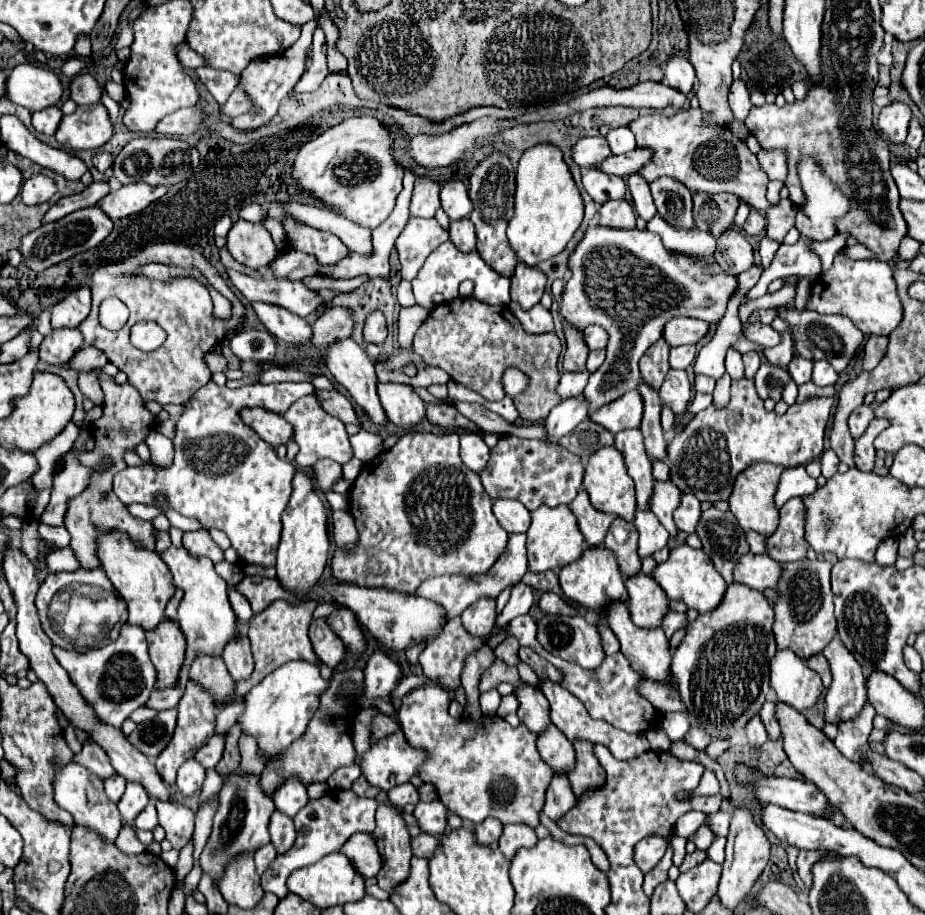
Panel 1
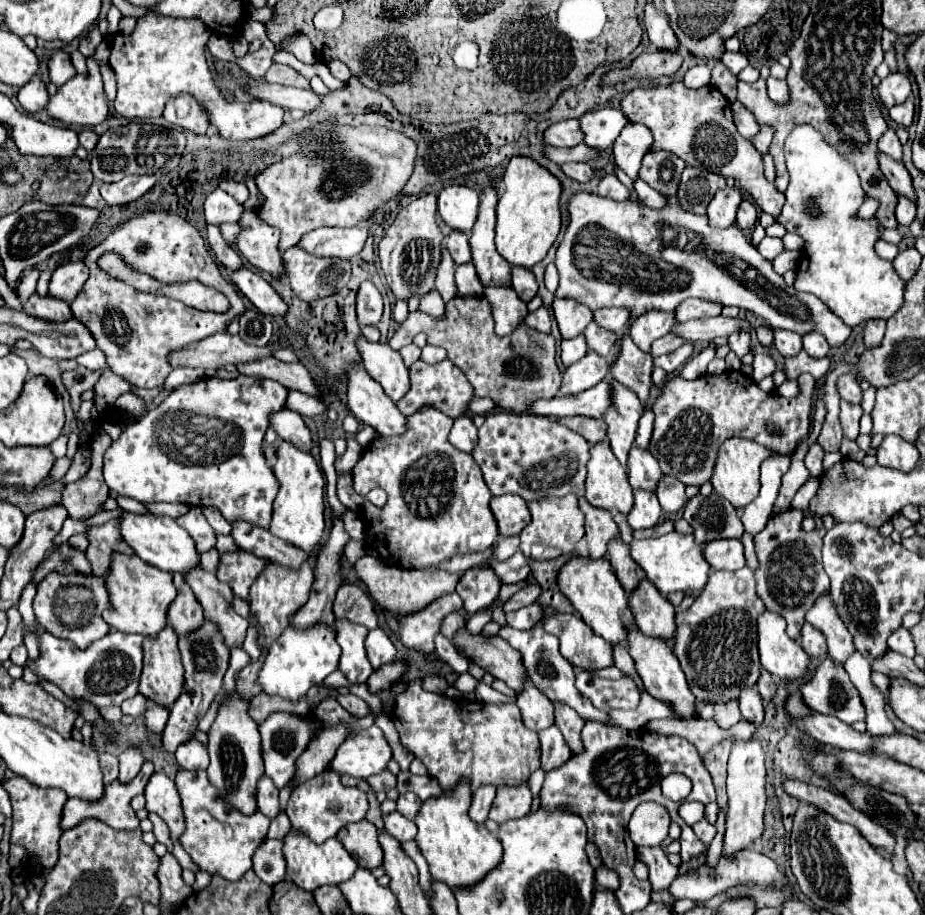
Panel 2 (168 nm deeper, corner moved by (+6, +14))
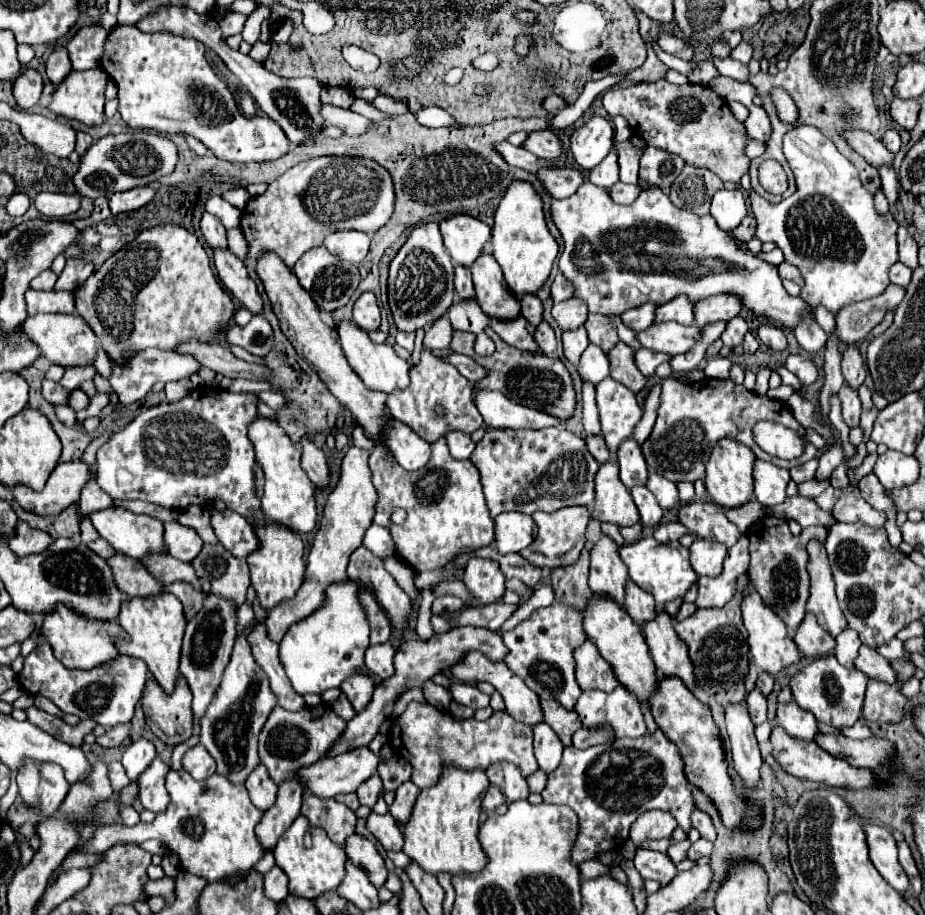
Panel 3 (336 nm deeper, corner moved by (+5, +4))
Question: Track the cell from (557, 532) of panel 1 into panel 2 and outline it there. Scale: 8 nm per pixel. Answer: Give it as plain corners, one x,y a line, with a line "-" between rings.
565,495
565,497
543,497
529,501
531,511
531,523
525,527
519,535
519,551
527,559
555,559
559,555
567,555
575,551
577,541
583,537
583,513
579,509
579,497
577,495

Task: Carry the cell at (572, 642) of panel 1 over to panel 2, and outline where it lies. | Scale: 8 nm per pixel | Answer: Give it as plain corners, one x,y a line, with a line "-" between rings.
557,613
545,621
545,629
561,641
561,655
577,669
599,671
613,665
611,645
595,637
579,615

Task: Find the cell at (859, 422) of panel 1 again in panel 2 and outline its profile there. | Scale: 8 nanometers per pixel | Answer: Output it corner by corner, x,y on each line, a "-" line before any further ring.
845,373
837,379
837,391
839,395
845,399
845,401
851,401
851,403
861,403
861,387
857,383
857,379
851,375
851,373

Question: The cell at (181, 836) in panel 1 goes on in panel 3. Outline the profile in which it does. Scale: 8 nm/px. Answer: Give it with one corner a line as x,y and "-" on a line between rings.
154,759
152,767
148,767
140,777
138,783
142,787
140,791
140,803
144,805
144,809
160,815
166,811
168,803
170,803
170,795
164,787
164,777
168,773
168,767
160,761

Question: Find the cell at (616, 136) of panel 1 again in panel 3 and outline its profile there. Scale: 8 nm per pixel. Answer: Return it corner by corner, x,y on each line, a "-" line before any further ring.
590,117
570,137
570,151
584,169
594,169
610,151
614,143
612,123
604,117

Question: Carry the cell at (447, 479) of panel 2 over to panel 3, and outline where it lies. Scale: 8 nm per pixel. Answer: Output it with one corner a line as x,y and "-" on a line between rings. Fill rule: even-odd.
444,437
434,441
430,449
430,461
418,471
402,469
388,447
374,447
368,457
378,493
374,523
390,531
396,543
396,555
412,571
442,567
456,555
462,555
464,549
482,549
494,543
494,519
486,507
478,469
470,461
456,461
-
394,509
406,511
402,525
390,521

